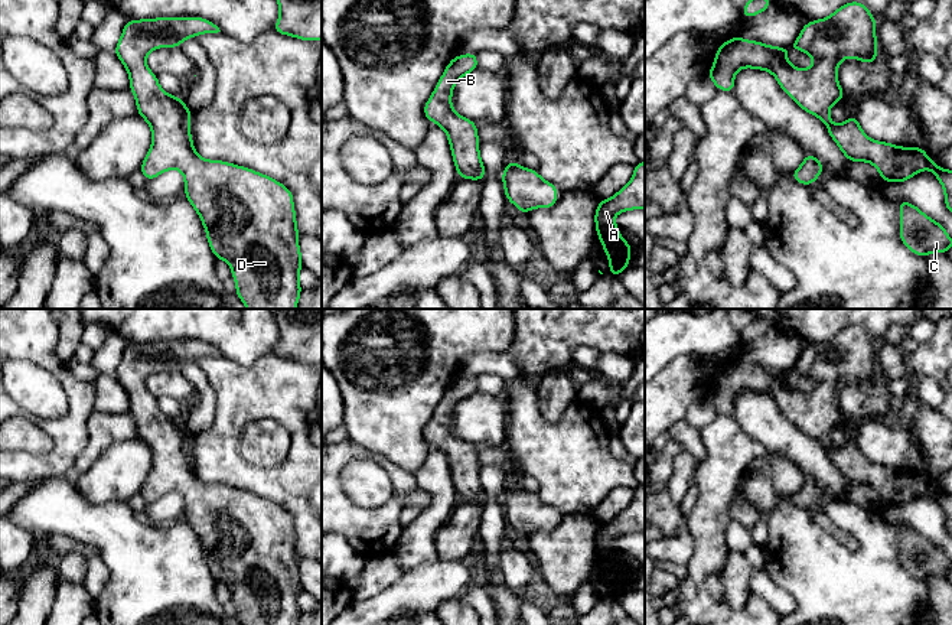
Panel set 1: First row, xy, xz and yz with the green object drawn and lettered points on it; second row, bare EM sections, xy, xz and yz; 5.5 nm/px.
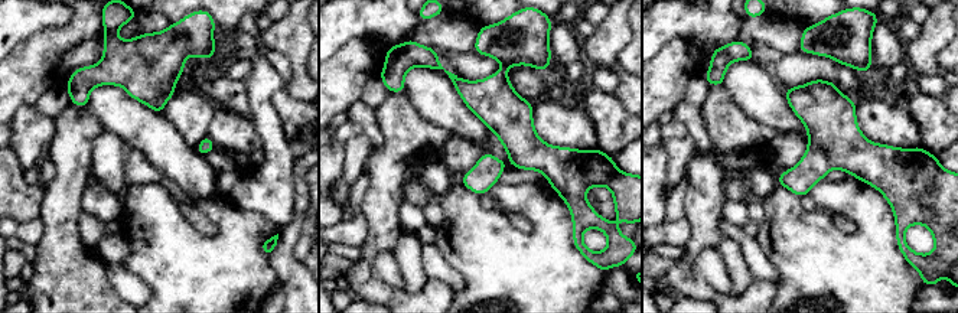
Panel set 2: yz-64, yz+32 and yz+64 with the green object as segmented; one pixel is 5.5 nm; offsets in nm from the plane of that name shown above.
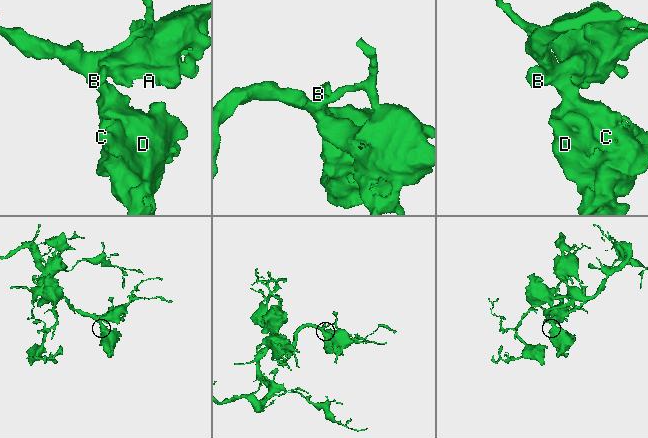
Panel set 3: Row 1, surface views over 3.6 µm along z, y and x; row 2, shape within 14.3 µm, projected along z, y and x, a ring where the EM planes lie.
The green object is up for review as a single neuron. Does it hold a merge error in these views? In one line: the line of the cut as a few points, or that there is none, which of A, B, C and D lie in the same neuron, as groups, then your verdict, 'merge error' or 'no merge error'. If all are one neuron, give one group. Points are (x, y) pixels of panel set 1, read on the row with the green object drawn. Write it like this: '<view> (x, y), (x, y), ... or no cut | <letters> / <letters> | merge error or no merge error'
no cut | A B C D | no merge error

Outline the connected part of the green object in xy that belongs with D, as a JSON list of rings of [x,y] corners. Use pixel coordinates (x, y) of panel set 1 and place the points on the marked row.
[[[157,17],[125,23],[114,53],[127,68],[130,91],[140,114],[150,126],[153,143],[140,172],[146,180],[166,170],[177,169],[185,176],[185,195],[195,208],[206,231],[215,258],[225,260],[235,280],[235,293],[247,309],[296,309],[301,293],[299,271],[303,266],[299,248],[299,228],[293,193],[276,179],[252,169],[224,160],[202,159],[190,137],[192,111],[182,97],[164,92],[146,65],[149,52],[170,46],[179,48],[188,38],[202,33],[218,33],[219,27],[202,17]]]

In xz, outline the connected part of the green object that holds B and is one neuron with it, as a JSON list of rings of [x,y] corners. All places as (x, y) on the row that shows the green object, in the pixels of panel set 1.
[[[477,53],[454,56],[424,104],[424,117],[446,131],[457,176],[482,182],[486,170],[479,156],[477,124],[451,108],[456,82],[475,69],[477,69]]]

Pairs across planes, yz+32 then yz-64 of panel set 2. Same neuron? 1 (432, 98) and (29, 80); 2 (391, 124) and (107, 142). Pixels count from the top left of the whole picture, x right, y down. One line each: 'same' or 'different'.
1: different
2: different

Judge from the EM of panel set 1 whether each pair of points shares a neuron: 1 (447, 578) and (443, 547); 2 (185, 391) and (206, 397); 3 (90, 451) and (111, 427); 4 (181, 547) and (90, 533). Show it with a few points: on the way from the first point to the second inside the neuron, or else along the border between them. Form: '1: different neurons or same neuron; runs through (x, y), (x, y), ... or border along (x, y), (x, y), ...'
1: different neurons; border along (434, 556), (460, 560)
2: different neurons; border along (179, 370), (194, 386), (196, 397)
3: same neuron; runs through (95, 445), (106, 433)
4: same neuron; runs through (157, 547), (129, 547), (113, 533)

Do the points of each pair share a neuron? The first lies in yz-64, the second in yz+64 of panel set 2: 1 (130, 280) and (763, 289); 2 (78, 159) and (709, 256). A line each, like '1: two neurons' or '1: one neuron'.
1: two neurons
2: two neurons

